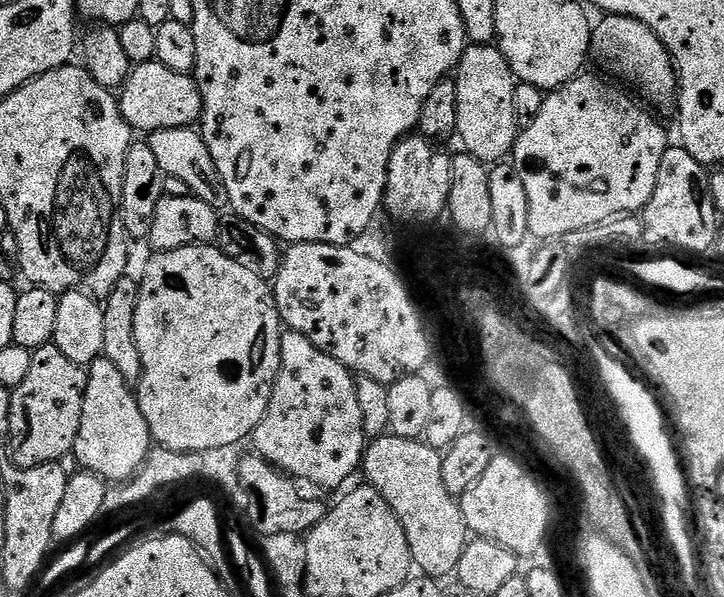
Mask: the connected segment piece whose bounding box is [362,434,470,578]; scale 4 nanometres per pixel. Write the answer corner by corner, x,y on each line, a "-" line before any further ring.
391,434
375,437
364,449
362,476
364,472
365,478
368,479
365,481
374,490
378,490
382,498
386,498
398,522
402,522
402,530
406,530
406,542
410,542
413,565
419,571
421,568
424,571
421,573
428,578
441,578
440,576
448,575
451,577
462,558
462,550
466,550
470,533
462,518
459,499
452,496
450,490
446,490
446,486
442,484
443,455
439,451
436,453
430,445
424,443
428,442
423,439
407,440

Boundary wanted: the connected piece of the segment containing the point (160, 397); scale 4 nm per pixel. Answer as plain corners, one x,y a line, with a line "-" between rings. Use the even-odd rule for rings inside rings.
187,244
178,250
158,252
153,260
144,268
144,277
139,277
140,293
138,294
138,310
134,314
134,338
138,346
138,354
142,358
143,374
140,383
135,385
136,401
146,418
146,426
150,430
153,441
159,447
169,448
175,452
205,452
226,448
235,449
244,439
251,437
262,422
272,397
272,388
280,373
280,338
282,325
276,309
276,295
272,292
272,284
264,280
254,270
246,270
234,258
230,258
219,247
207,244

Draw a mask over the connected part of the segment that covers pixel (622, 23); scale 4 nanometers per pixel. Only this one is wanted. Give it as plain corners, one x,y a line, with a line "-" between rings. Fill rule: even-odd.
605,15
603,19
600,25
597,23
592,29
591,59
597,60
606,71
613,72
617,81
625,80
629,89
637,88
649,105
657,104
664,108
671,100
673,103
678,96
678,81
676,66
666,46
662,46
658,37
634,18

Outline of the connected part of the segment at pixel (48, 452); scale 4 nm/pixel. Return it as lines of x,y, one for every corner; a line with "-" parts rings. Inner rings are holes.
55,342
33,351
30,370
22,386
11,389
7,451
19,468
54,464
74,451
82,422
87,381
87,371
81,365
70,362

